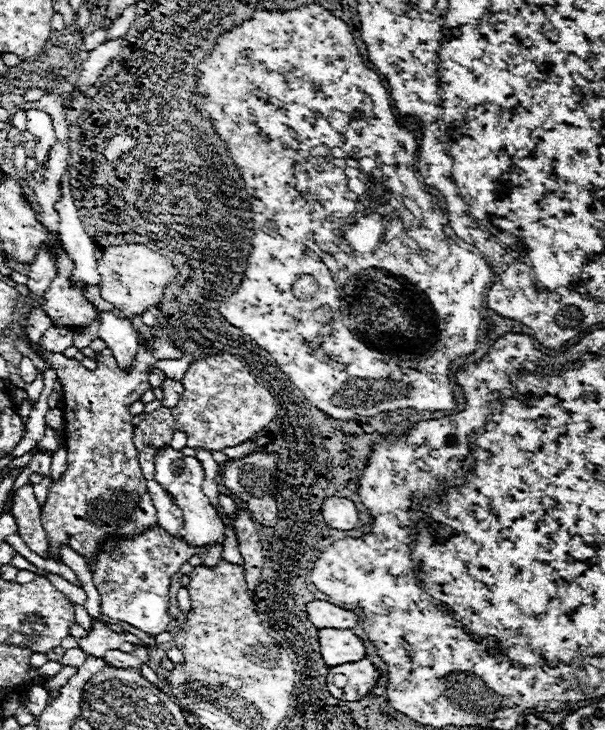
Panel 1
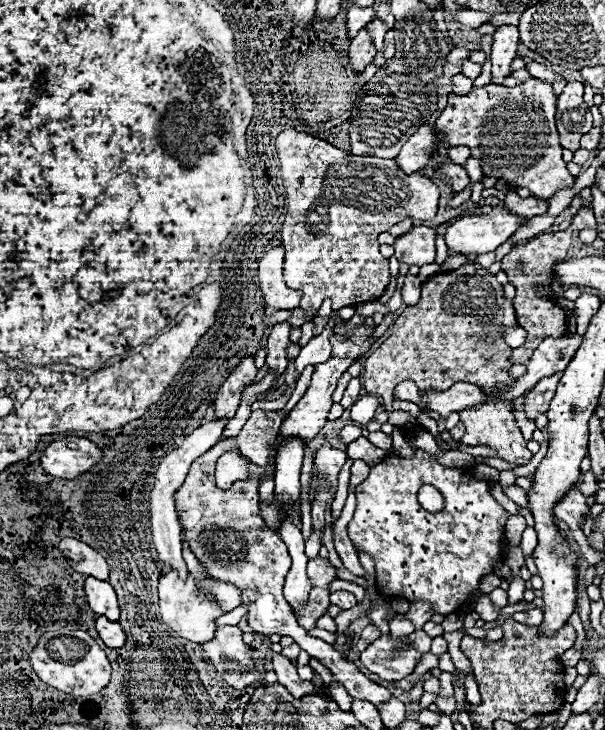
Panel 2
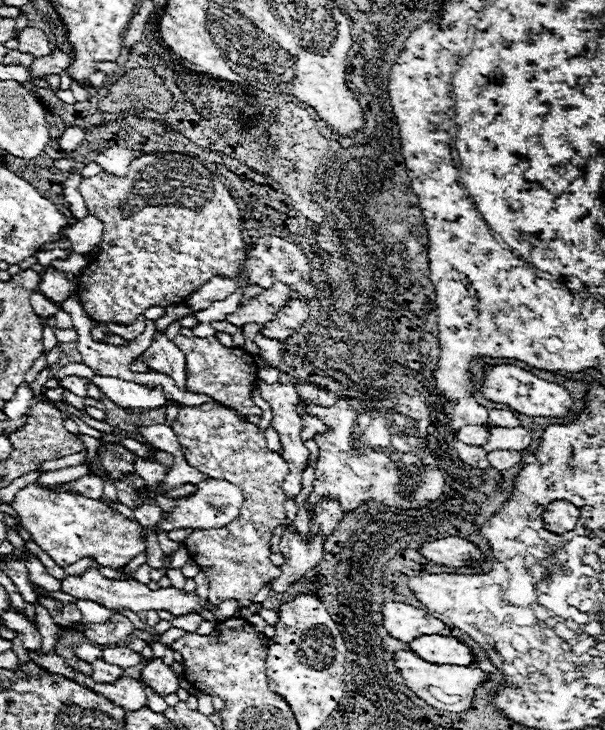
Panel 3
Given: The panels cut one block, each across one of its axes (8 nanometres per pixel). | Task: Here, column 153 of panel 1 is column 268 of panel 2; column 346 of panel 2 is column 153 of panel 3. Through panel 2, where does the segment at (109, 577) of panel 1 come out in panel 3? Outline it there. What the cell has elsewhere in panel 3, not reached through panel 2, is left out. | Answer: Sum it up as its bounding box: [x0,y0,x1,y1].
[140,658,180,698]

